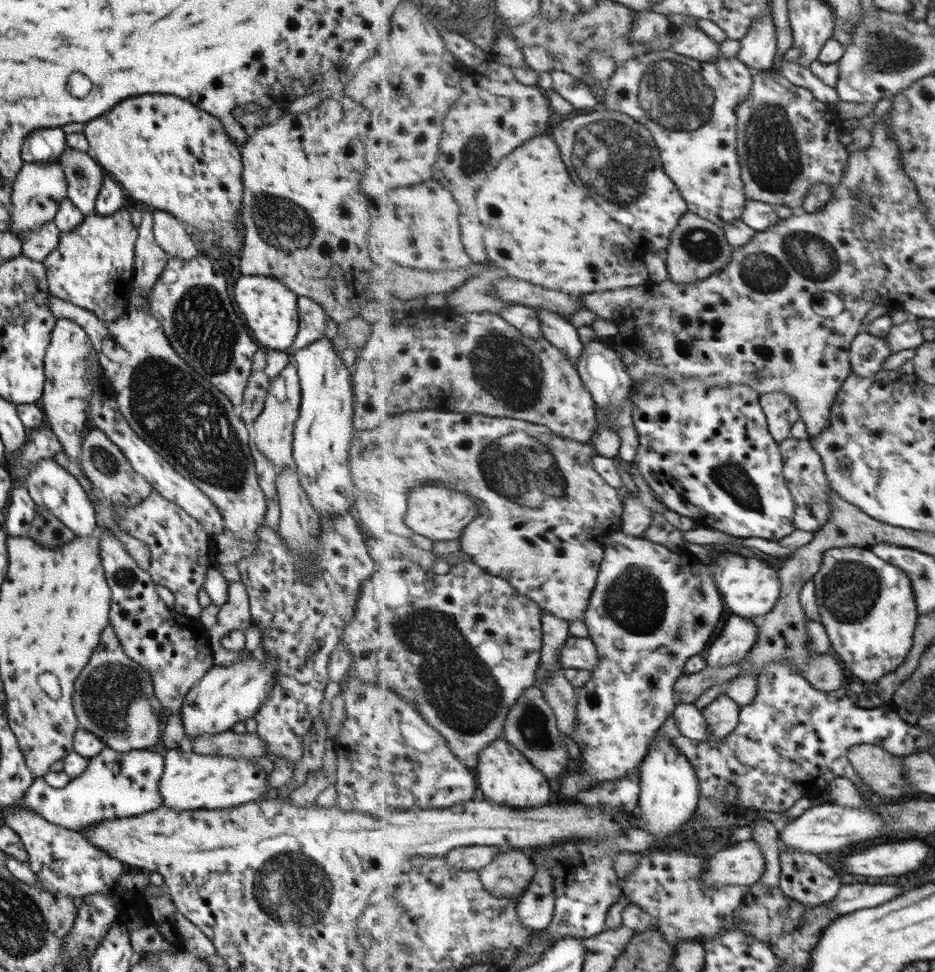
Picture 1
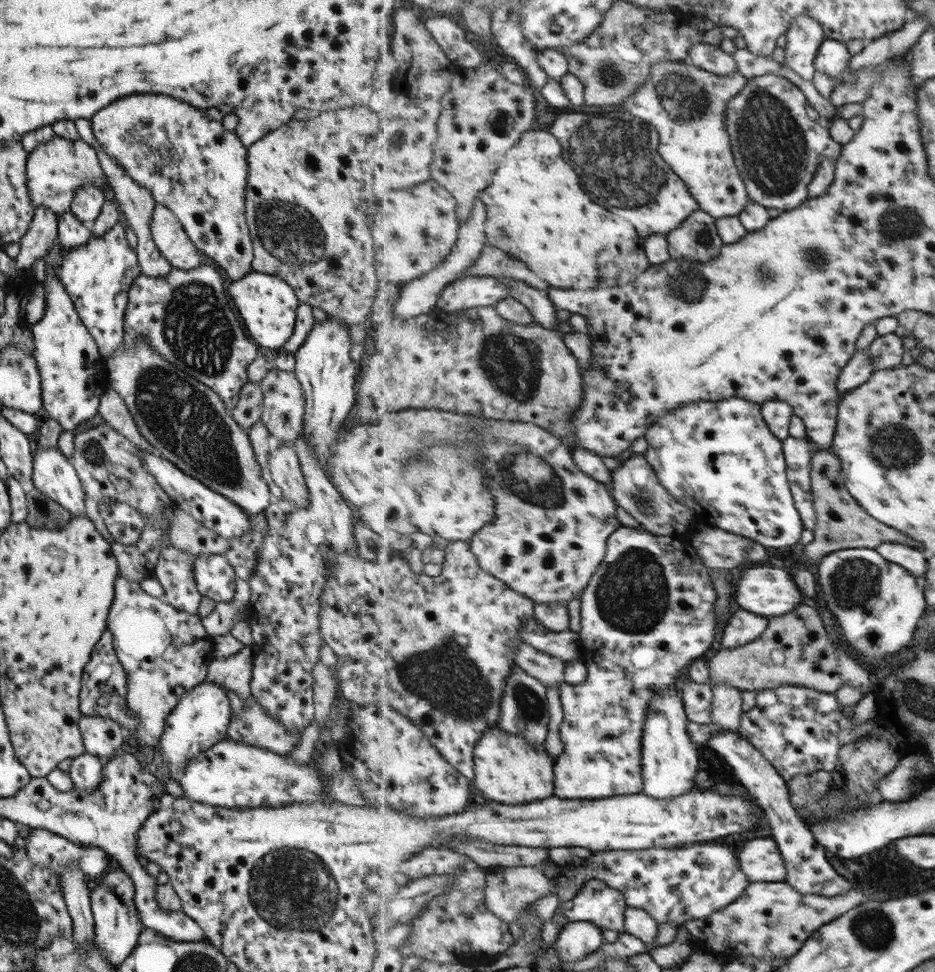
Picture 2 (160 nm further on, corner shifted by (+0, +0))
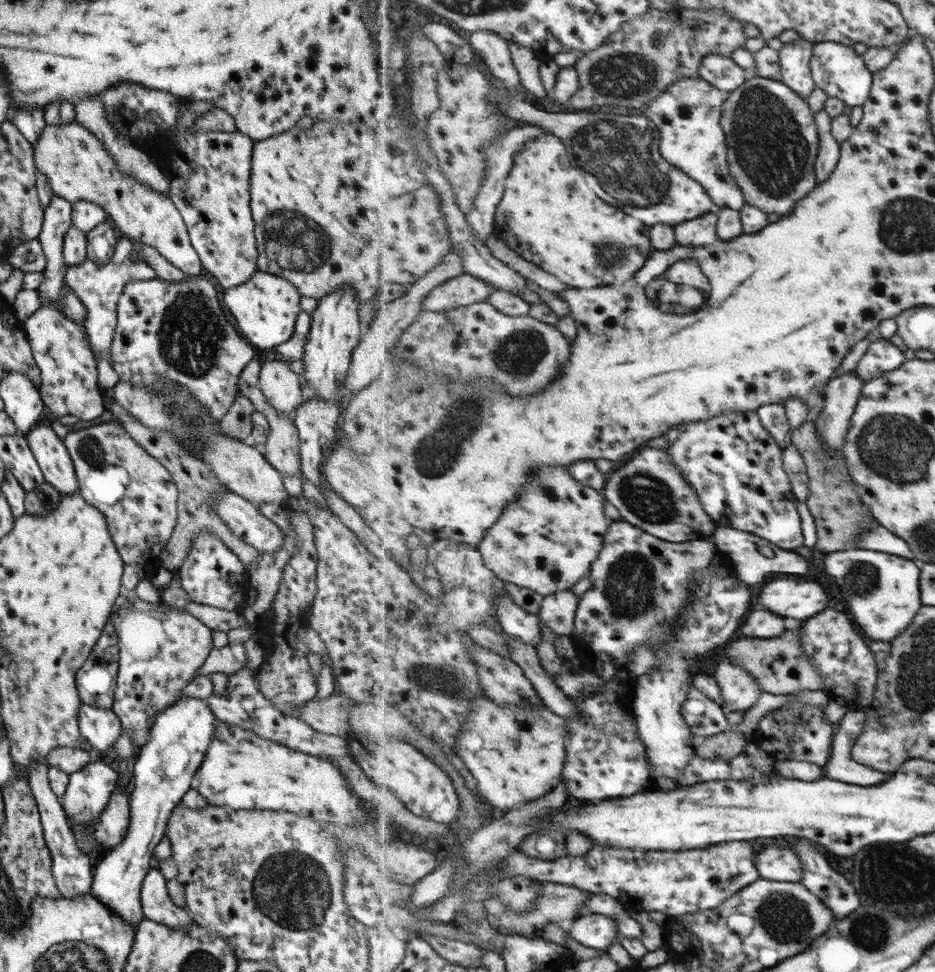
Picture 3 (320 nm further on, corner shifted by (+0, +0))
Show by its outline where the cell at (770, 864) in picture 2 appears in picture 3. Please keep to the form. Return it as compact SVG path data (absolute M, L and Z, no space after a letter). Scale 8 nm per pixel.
M763 846L757 852L757 868L767 880L786 883L801 883L803 880L803 862L793 848Z

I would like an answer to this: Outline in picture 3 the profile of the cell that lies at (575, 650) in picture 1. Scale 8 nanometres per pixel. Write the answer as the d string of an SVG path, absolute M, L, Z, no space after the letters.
M499 595L496 604L498 604L498 622L502 624L503 632L533 646L541 642L539 615L525 612L509 595Z

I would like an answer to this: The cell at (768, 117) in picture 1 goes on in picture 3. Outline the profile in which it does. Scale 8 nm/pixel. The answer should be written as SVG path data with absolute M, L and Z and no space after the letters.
M750 75L747 82L742 84L737 90L732 91L726 102L723 103L721 123L723 130L726 132L726 140L730 146L728 155L731 172L733 172L735 180L738 181L738 185L742 188L743 194L746 197L746 202L750 205L760 208L767 214L773 214L774 212L777 215L789 215L794 211L795 205L805 199L806 196L818 186L819 182L818 176L816 175L815 163L818 159L819 149L822 147L822 141L821 132L819 132L813 108L810 107L809 100L805 100L802 96L799 96L798 93L782 79L767 79Z

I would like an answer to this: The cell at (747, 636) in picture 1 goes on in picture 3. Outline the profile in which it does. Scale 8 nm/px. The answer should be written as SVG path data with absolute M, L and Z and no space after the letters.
M755 608L751 616L744 621L743 629L739 629L739 638L743 637L779 637L785 633L791 622L784 616L765 608Z

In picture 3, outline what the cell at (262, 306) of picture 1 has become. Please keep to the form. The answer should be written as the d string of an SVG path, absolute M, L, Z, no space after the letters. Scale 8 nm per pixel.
M255 271L239 286L224 289L221 300L224 309L234 318L239 334L256 350L273 350L283 344L292 335L300 311L300 294L296 288L288 280L261 271Z

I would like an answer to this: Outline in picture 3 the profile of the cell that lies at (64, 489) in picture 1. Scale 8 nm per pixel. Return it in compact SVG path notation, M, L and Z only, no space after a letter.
M45 424L35 425L24 439L32 452L44 483L51 484L60 495L77 494L74 468L63 441Z

